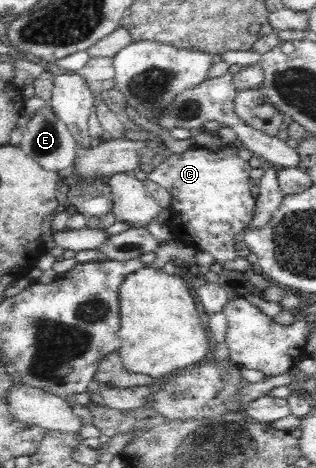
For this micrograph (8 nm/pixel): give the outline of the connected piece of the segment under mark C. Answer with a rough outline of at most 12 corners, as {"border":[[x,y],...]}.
{"border":[[241,146],[193,147],[147,173],[184,245],[247,272],[255,209]]}

